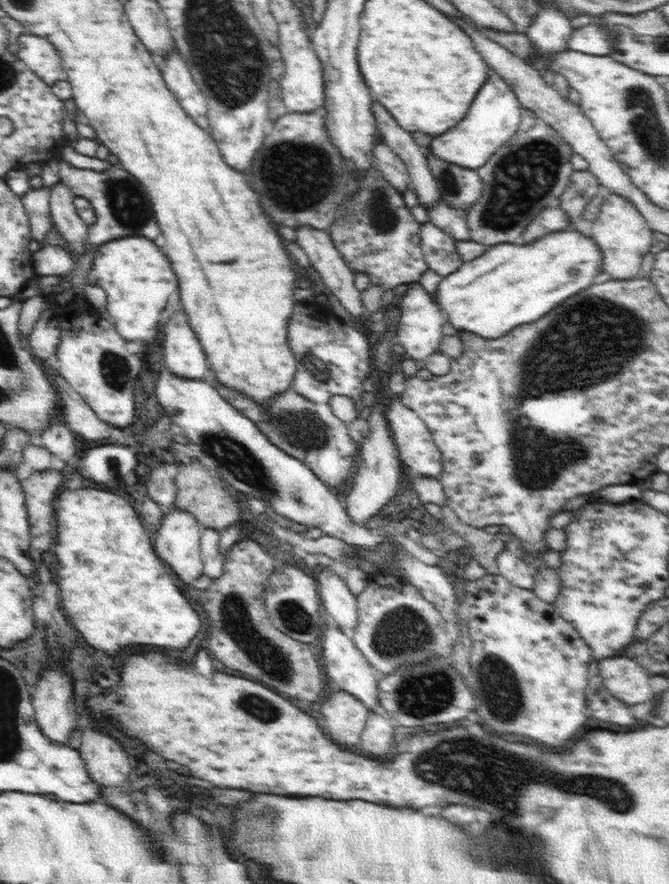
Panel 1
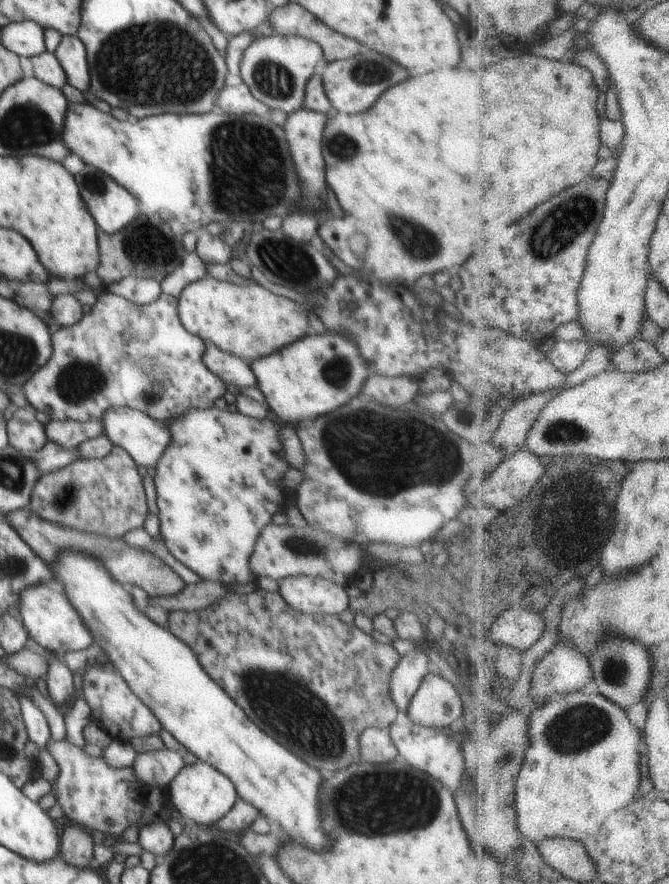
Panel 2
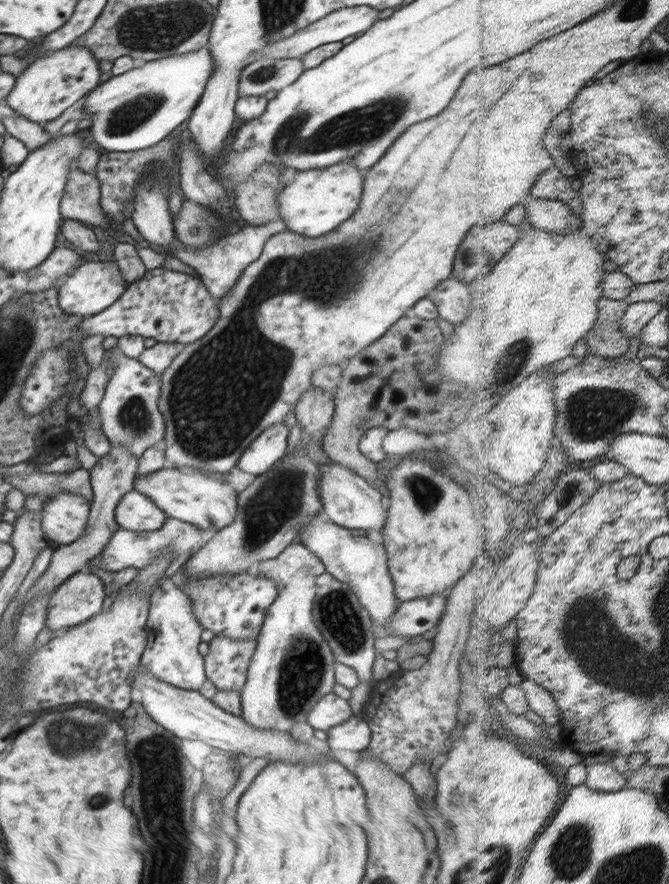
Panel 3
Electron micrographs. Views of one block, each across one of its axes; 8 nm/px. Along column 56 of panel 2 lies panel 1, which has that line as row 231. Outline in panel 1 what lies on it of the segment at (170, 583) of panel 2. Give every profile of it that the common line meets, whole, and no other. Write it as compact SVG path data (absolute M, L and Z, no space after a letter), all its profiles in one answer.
M554 206L550 208L545 208L534 216L534 220L526 226L526 230L522 232L522 239L525 243L528 243L528 240L538 240L538 238L550 234L550 232L558 232L568 229L568 215L560 206Z

